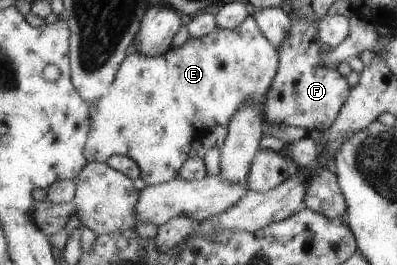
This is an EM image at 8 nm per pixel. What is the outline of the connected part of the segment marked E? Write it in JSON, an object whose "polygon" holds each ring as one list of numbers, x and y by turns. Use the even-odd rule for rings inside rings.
{"polygon":[[248,16,248,19,244,21,240,27,236,27,236,29,222,29,222,27,218,26,212,33,204,37,200,37,200,39,191,38,188,42,184,43,182,47,172,47,168,52,156,57,146,57,136,51,126,57,122,63,117,77,110,87,110,91,108,91,102,99,98,99,96,103,91,104,90,133,88,133,88,141,86,141,84,155,86,155,86,159,88,159,89,162,106,162,110,157,116,154,134,158,134,161,137,161,138,165,141,166,141,179,148,186,172,181,180,176,182,166,189,160,188,157,190,157,190,151,192,151,192,143,194,143,194,139,196,139,196,133,200,133,200,130,214,129,214,123,228,127,230,119,234,117,234,113,236,113,242,105,256,103,256,105,262,105,264,107,264,101,266,101,270,87,272,87,272,81,274,81,274,77,277,76,278,69,280,69,280,63,279,48,266,37,265,33,260,29,258,22,254,19,254,16],[200,117,202,117,202,121,206,121,206,125,202,125,202,129,198,129,198,121,196,121,196,119,200,119]]}

